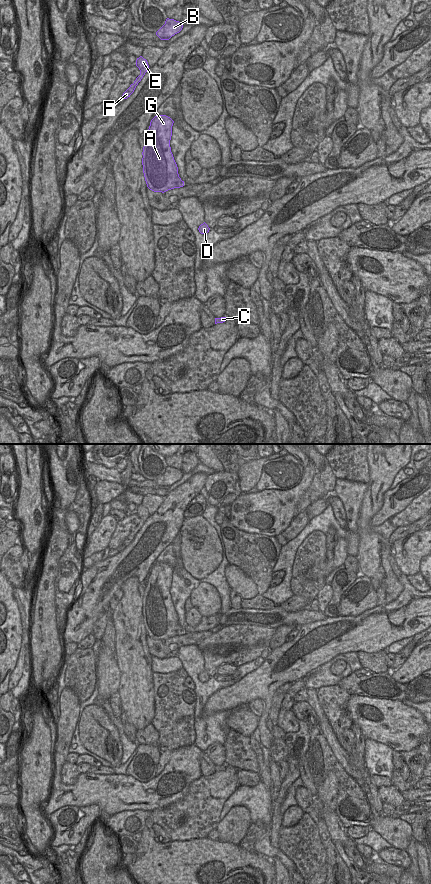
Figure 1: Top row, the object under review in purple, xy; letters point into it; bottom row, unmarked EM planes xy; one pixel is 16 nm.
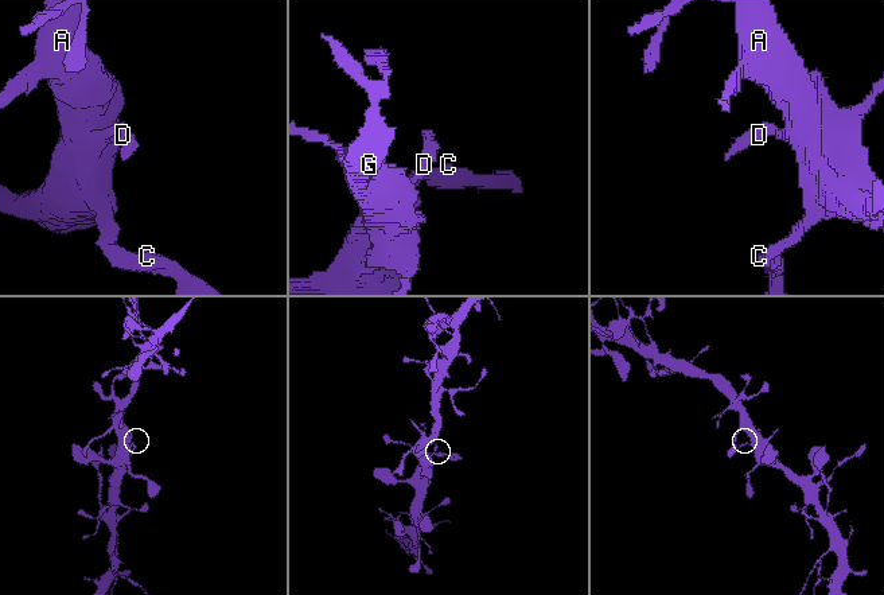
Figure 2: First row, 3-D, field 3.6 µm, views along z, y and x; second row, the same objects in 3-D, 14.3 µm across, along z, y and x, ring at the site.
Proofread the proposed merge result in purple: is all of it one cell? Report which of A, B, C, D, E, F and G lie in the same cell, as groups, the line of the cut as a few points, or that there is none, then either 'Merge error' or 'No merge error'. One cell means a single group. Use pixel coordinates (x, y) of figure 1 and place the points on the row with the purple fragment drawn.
Groups: A B C D E F G. No split. No merge error.

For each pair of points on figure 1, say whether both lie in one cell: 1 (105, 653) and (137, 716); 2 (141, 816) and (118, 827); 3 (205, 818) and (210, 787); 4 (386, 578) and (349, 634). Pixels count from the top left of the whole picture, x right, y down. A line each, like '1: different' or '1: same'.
1: different
2: same
3: same
4: different

